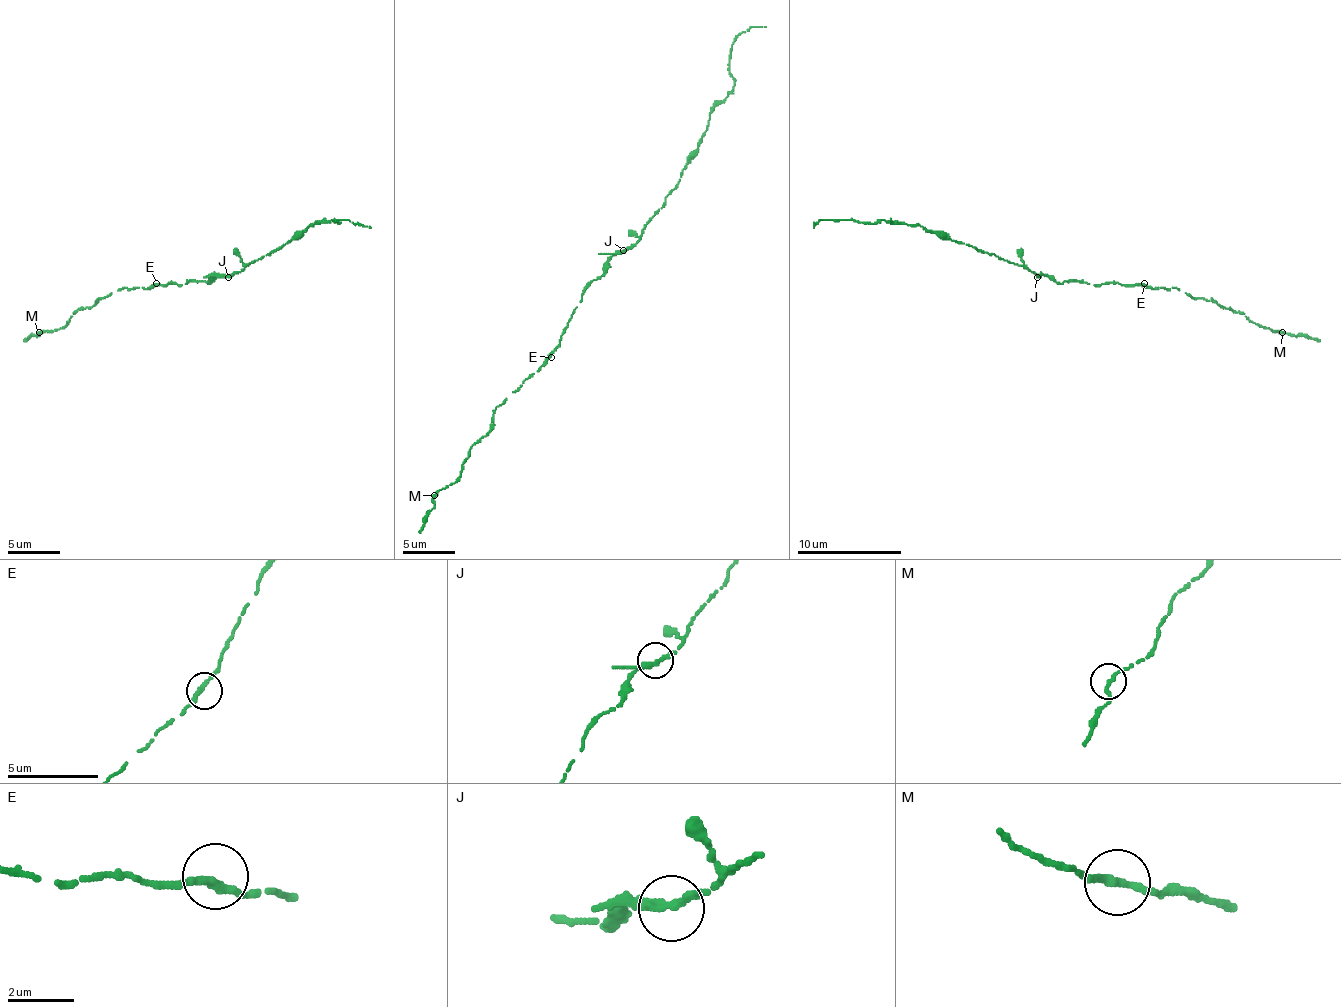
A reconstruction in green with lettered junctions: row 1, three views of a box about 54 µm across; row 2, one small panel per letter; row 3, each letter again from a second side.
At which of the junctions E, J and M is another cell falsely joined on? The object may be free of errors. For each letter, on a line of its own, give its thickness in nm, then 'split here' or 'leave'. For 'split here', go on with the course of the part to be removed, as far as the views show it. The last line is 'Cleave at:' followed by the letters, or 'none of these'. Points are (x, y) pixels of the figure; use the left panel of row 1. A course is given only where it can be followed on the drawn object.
E: 280 nm | leave
J: 260 nm | leave
M: 240 nm | leave
Cleave at: none of these

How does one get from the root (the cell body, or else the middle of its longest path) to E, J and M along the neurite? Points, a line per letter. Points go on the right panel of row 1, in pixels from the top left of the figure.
E: (1063, 280), (1079, 280), (1095, 285), (1144, 283)
J: (1063, 280), (1055, 283), (1045, 275), (1037, 278)
M: (1063, 280), (1175, 288), (1194, 298), (1207, 298), (1241, 311), (1262, 327), (1282, 332)

